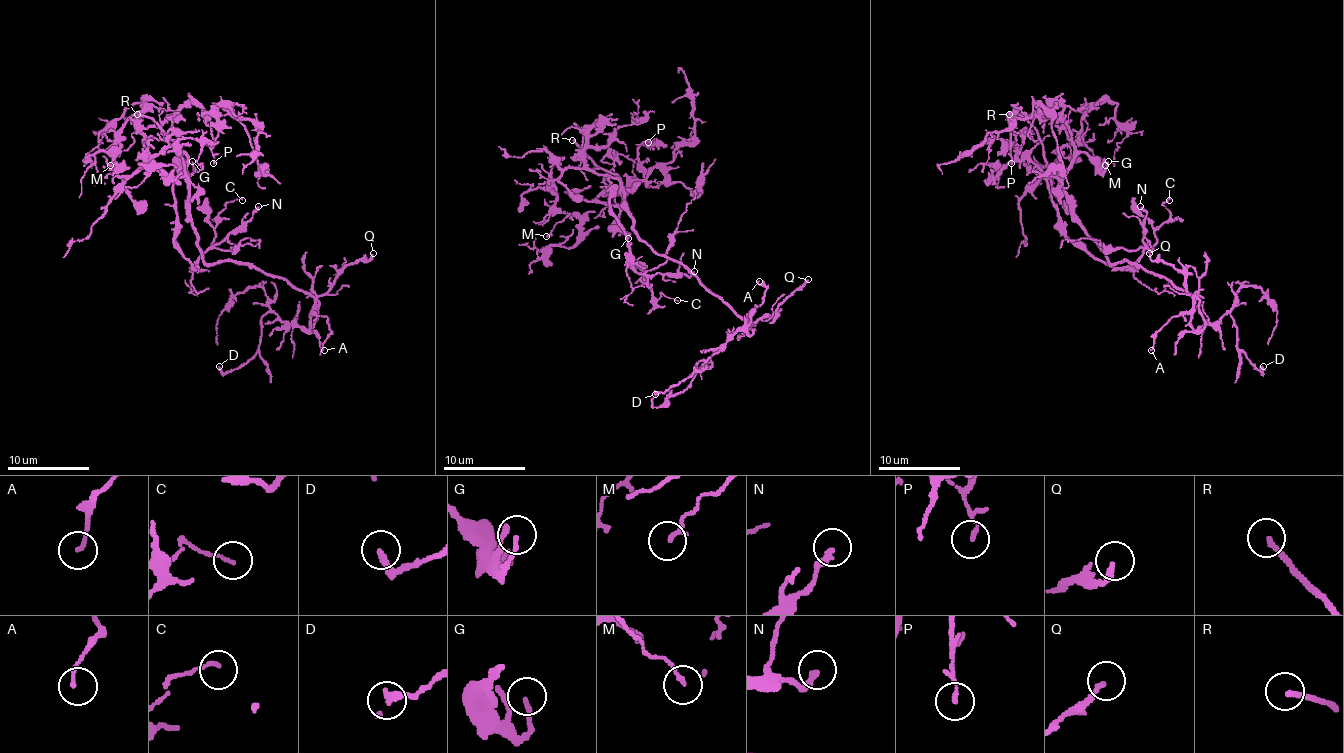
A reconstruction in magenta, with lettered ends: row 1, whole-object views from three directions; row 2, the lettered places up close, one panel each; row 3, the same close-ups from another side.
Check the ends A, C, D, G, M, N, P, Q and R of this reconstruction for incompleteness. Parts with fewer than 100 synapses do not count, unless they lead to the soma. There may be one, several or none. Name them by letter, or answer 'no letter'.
R

